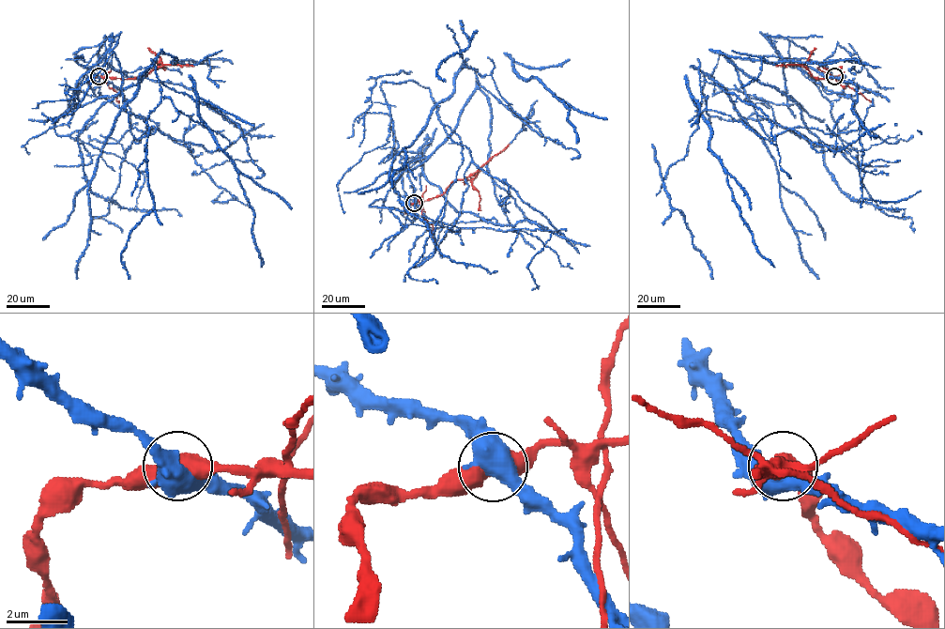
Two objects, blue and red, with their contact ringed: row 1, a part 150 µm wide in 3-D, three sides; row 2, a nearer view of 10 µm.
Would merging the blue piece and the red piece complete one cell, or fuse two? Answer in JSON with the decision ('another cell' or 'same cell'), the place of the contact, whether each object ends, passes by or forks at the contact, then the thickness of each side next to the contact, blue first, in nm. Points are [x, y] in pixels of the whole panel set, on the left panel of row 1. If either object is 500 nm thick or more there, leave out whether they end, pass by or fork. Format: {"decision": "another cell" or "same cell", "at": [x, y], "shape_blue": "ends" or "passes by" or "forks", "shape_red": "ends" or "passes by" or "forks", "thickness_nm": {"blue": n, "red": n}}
{"decision": "same cell", "at": [99, 76], "thickness_nm": {"blue": 550, "red": 550}}

